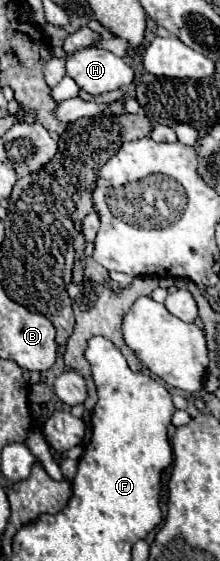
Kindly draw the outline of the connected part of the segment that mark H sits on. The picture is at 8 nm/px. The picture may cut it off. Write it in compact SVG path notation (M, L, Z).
M99 48L73 52L65 62L65 70L67 76L91 96L125 88L133 82L131 66L123 58Z

